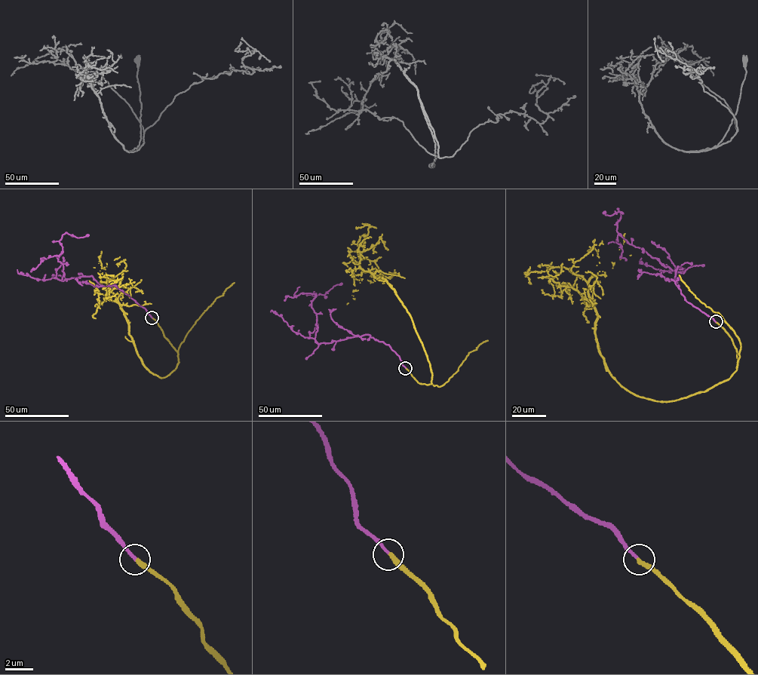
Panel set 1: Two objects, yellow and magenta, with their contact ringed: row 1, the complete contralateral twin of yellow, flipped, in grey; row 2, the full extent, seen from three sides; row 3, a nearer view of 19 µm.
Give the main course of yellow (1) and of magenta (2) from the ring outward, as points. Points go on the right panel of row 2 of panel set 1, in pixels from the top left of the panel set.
1: (716, 321), (736, 370), (652, 400), (610, 373), (582, 277), (553, 267), (528, 273), (529, 283)
2: (716, 321), (688, 302), (671, 279), (682, 269), (672, 271), (630, 244), (617, 231), (620, 212), (603, 212)

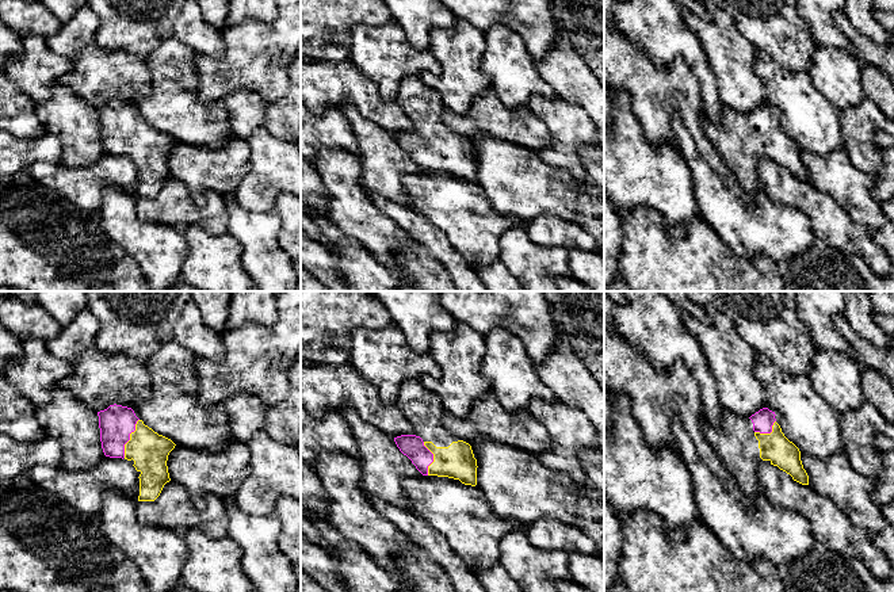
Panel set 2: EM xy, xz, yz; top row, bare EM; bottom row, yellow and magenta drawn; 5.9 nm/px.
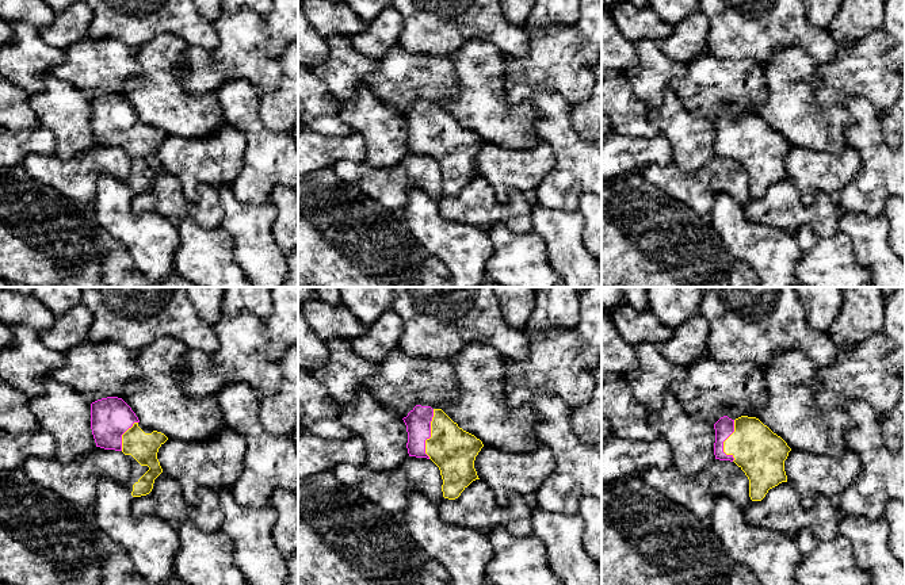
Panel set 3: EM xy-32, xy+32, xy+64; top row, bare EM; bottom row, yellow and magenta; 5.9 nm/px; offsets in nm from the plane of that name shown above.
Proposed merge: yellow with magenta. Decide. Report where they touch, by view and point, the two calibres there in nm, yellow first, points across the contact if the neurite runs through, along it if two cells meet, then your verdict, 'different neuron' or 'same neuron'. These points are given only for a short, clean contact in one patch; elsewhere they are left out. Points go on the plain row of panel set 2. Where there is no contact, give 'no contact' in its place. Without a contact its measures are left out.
contact xy (130, 134); calibres 220 and 200 nm; way xy (149, 146), (130, 134), (117, 119); same neuron

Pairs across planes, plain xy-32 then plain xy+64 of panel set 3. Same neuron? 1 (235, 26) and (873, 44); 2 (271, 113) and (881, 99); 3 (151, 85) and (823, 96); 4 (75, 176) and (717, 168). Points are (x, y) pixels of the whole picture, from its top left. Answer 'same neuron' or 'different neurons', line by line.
1: same neuron
2: different neurons
3: different neurons
4: same neuron

